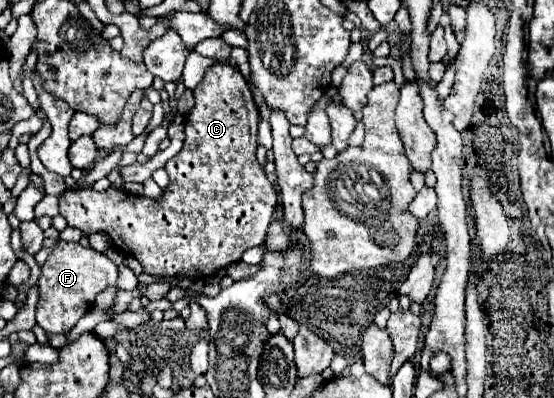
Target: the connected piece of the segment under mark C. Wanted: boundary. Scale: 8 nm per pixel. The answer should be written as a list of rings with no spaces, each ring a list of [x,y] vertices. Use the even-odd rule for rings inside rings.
[[[228,62],[212,64],[194,88],[194,100],[196,104],[184,120],[184,146],[164,166],[170,176],[170,186],[164,190],[162,198],[152,200],[114,188],[108,188],[106,192],[96,192],[92,188],[66,190],[60,196],[60,214],[68,220],[68,226],[82,230],[86,236],[92,232],[106,232],[122,254],[134,256],[144,266],[146,274],[208,280],[218,270],[238,262],[244,250],[264,244],[278,198],[262,166],[256,162],[260,114],[252,90],[240,70]]]

